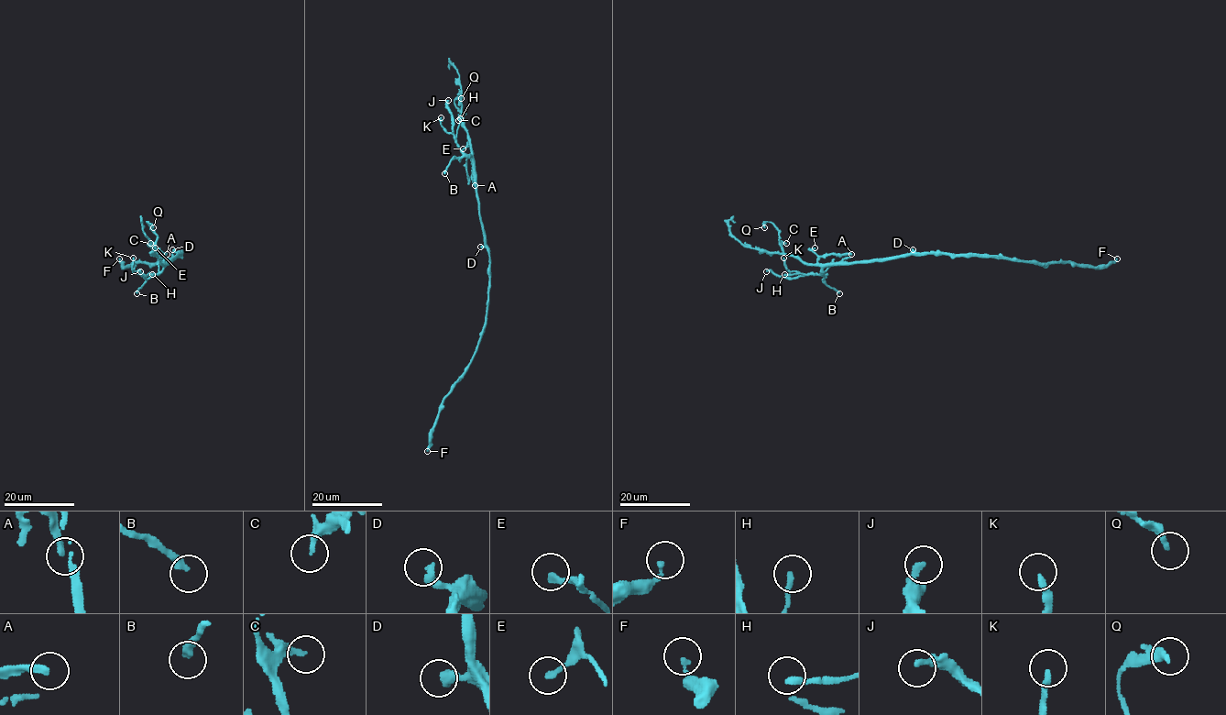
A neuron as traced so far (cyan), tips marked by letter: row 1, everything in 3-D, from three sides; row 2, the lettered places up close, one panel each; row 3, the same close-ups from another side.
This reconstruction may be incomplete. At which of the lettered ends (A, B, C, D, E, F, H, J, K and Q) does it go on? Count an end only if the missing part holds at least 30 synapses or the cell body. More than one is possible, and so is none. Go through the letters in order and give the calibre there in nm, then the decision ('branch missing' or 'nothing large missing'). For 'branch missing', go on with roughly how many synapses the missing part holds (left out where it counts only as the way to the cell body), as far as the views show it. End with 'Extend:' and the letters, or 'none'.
A: 260 nm | nothing large missing
B: 320 nm | nothing large missing
C: 280 nm | nothing large missing
D: 280 nm | branch missing | 40 syn
E: 220 nm | nothing large missing
F: 180 nm | nothing large missing
H: 240 nm | nothing large missing
J: 240 nm | nothing large missing
K: 240 nm | nothing large missing
Q: 280 nm | nothing large missing
Extend: D

